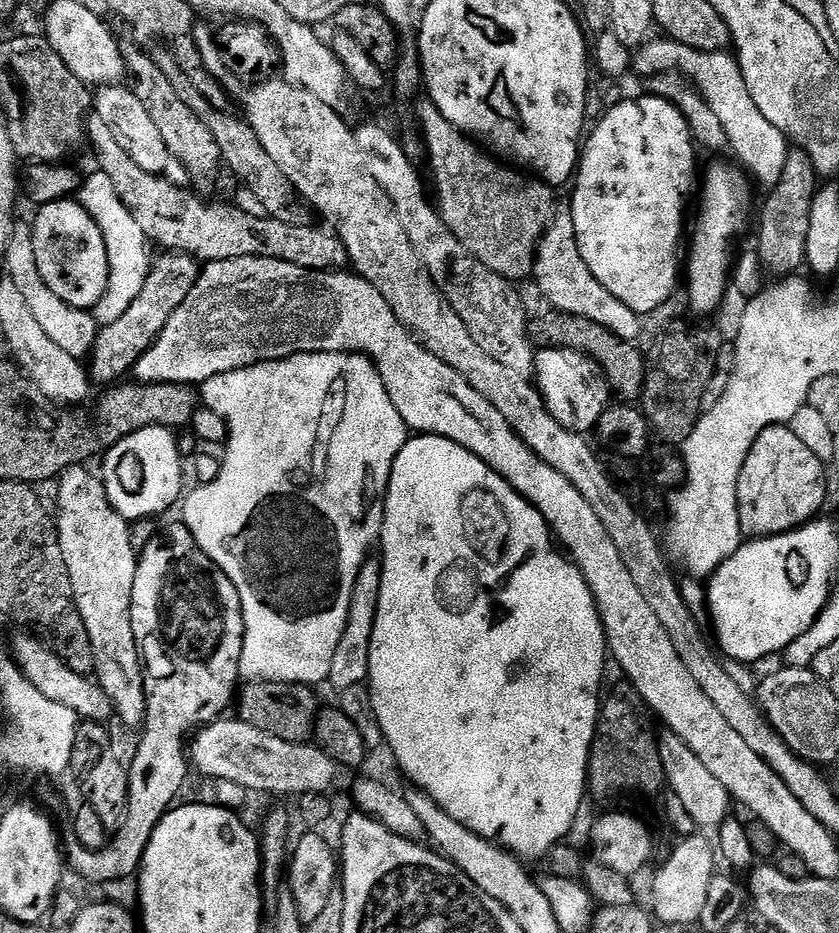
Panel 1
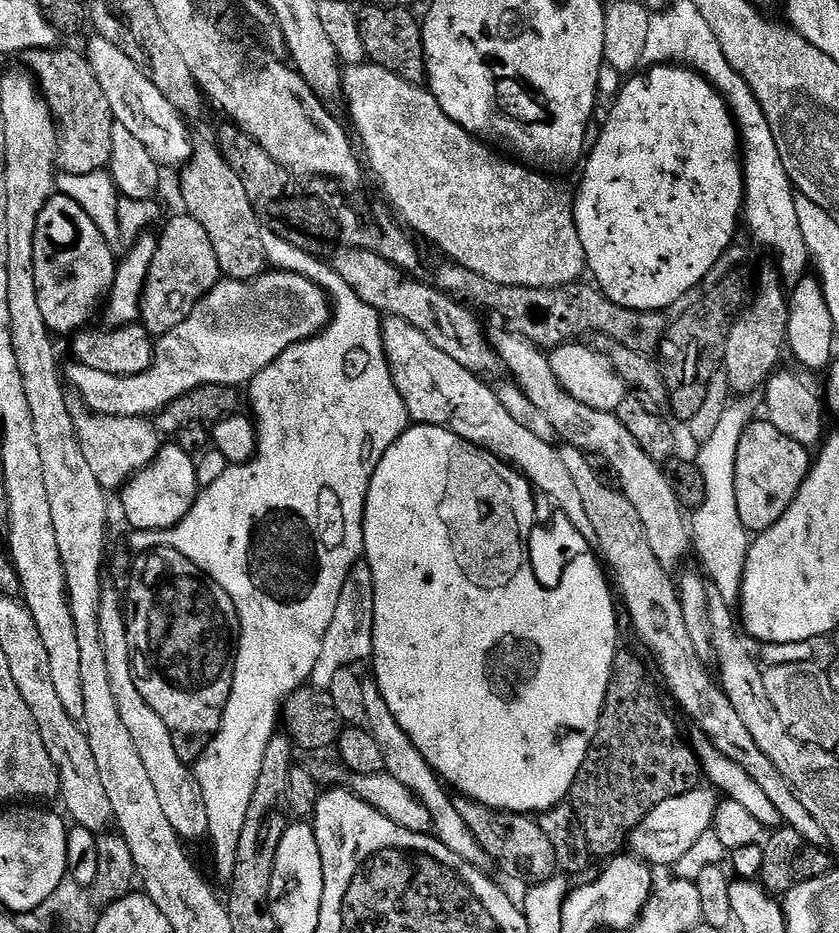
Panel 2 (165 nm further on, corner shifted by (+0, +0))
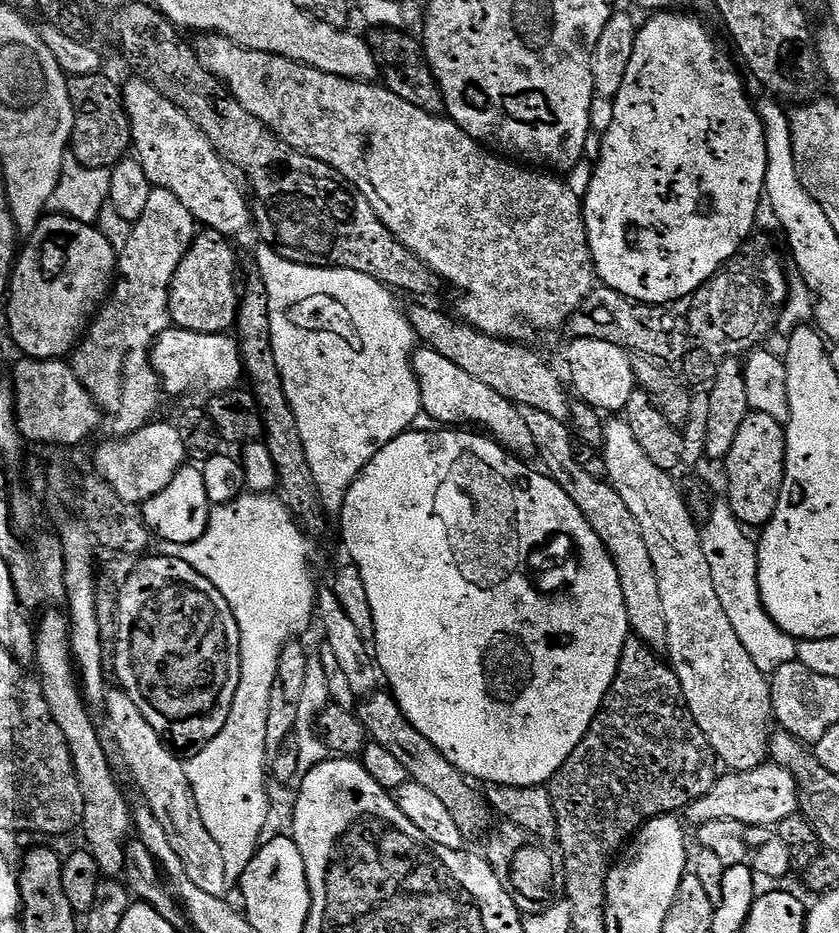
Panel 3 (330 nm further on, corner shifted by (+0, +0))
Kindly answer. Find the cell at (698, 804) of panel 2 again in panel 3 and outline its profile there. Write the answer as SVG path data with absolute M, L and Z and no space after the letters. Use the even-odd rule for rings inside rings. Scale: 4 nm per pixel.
M765 762L754 770L729 771L721 775L716 785L686 810L687 823L699 826L716 819L732 819L750 828L775 828L786 818L797 815L800 806L800 785L794 774L782 766ZM728 775L728 776L724 776Z

